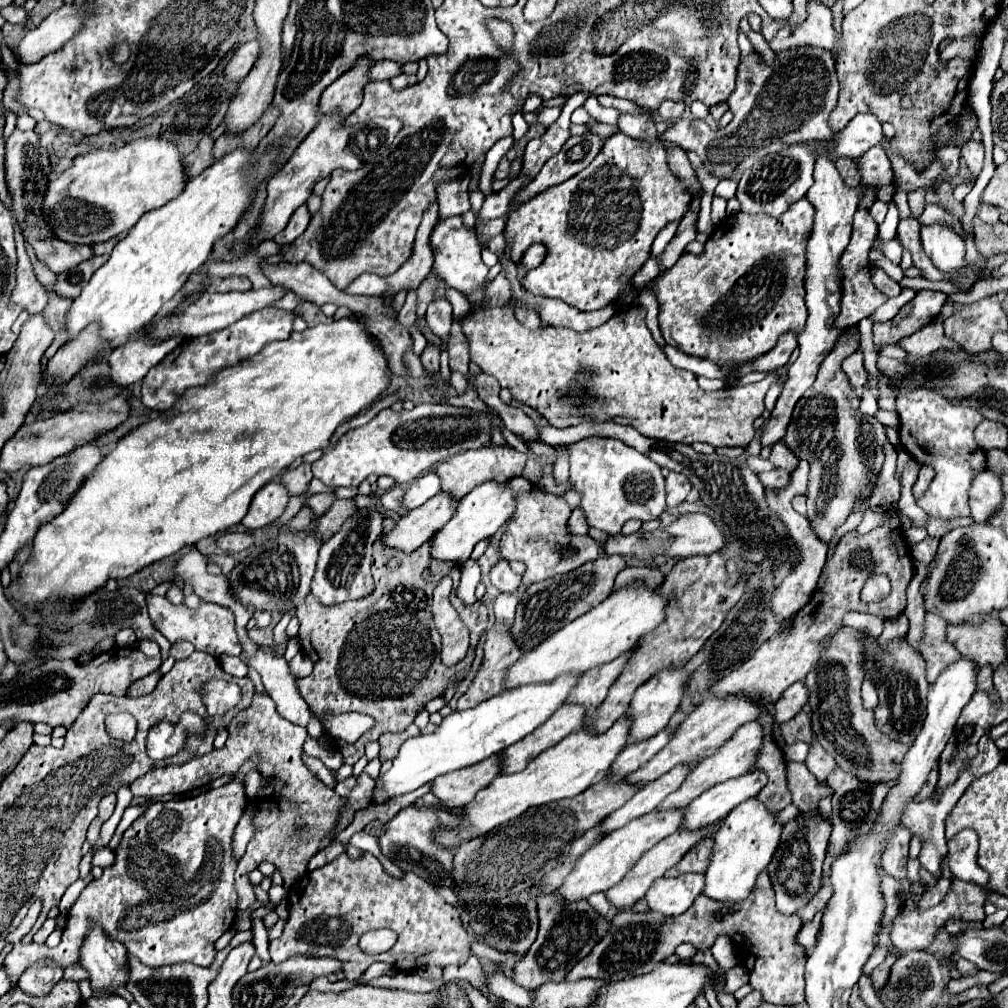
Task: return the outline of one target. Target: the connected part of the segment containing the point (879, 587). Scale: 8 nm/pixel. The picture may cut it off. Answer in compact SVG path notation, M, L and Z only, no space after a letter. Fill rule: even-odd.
M883 574L881 576L869 576L867 594L861 594L861 598L865 602L877 602L883 596L887 596L889 590L891 590L891 586L889 586L889 578L887 576L883 576Z

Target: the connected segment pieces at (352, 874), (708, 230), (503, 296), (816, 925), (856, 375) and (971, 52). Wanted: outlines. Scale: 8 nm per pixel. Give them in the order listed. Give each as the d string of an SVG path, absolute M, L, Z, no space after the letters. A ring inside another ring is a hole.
M363 852L361 857L352 860L347 854L342 854L340 859L335 859L332 864L325 864L323 868L317 868L309 872L305 878L299 880L299 884L291 886L289 890L289 920L283 930L283 934L275 940L275 944L269 946L269 954L273 962L283 962L293 954L305 954L305 956L329 956L335 958L343 964L343 972L347 980L357 980L373 962L387 962L395 966L401 972L413 972L423 966L439 966L445 968L449 964L465 964L467 958L471 956L471 938L465 932L459 910L449 906L435 890L431 884L423 882L417 874L407 872L403 880L397 880L389 876L379 860ZM377 928L391 928L397 932L397 942L395 946L377 956L363 954L357 946L359 936L365 934L367 930L377 930Z
M704 190L704 193L701 197L701 209L699 213L697 229L700 233L705 233L711 235L714 231L714 224L711 220L711 203L714 197L713 192L707 192Z
M502 268L486 290L485 306L503 307L511 297L511 294L511 284L507 278L507 270Z
M824 909L820 910L813 920L804 922L801 930L797 935L797 942L803 946L806 950L811 950L815 944L818 932L821 927L821 919L823 916Z
M857 350L847 360L843 360L841 368L847 374L851 388L855 388L855 392L859 392L859 398L863 398L863 384L867 382L867 372L863 368L863 354L861 354L861 350Z
M965 38L965 40L961 40L961 42L953 40L951 44L947 44L947 46L939 52L939 60L941 60L941 62L949 62L949 60L955 58L955 56L971 58L971 56L975 56L977 46L979 46L979 40L977 40L977 38Z

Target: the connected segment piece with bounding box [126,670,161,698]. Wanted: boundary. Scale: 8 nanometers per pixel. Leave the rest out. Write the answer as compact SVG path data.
M160 670L134 682L127 690L126 696L136 698L151 693L161 678Z

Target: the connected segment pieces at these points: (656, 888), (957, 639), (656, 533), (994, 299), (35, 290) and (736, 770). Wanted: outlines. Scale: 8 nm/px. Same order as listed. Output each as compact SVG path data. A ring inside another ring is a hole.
M681 874L675 878L659 878L645 894L645 902L651 910L665 916L683 914L693 900L703 892L705 874Z
M995 614L985 616L979 628L951 628L951 624L947 624L945 638L955 644L955 648L961 650L963 656L979 660L979 666L993 664L993 668L997 668L1007 658L1007 630Z
M683 514L675 522L671 522L665 528L657 528L653 532L639 530L635 534L609 534L605 542L605 554L621 554L621 556L635 556L639 560L653 560L655 556L665 556L665 558L677 558L683 560L687 556L695 554L713 554L723 548L723 530L709 520L705 514Z
M989 296L965 306L943 324L947 338L971 354L979 354L991 348L991 336L995 332L1007 330L1007 314L1001 308L999 296Z
M15 224L15 242L18 257L16 268L17 286L13 290L11 302L25 306L29 314L35 314L35 312L41 312L45 308L49 294L43 290L43 286L37 282L37 278L33 274L33 268L29 264L26 253L24 236L19 232L19 224ZM27 268L31 268L31 270L27 270Z
M747 722L743 724L743 728L739 728L735 732L735 736L731 736L731 740L727 740L715 754L707 756L705 760L701 760L685 778L685 782L671 794L667 796L655 810L675 810L675 808L685 808L695 796L699 796L699 792L705 792L707 788L725 782L729 778L737 778L749 772L749 768L755 764L759 748L763 744L763 726L759 722Z

